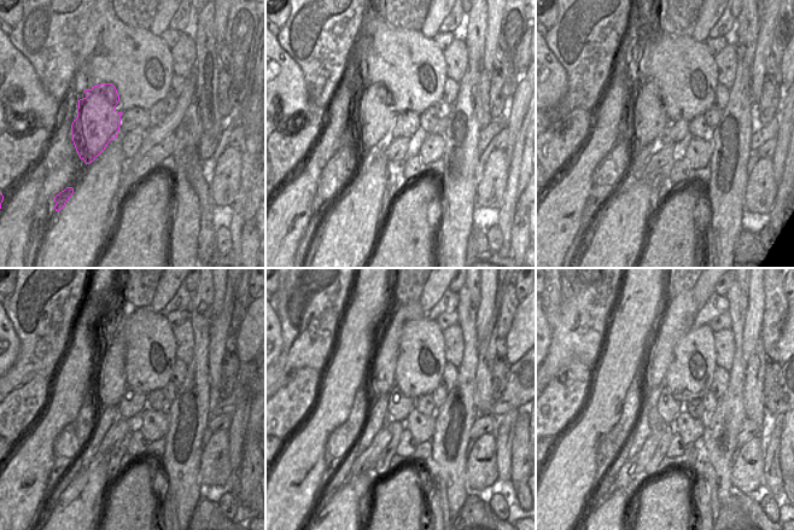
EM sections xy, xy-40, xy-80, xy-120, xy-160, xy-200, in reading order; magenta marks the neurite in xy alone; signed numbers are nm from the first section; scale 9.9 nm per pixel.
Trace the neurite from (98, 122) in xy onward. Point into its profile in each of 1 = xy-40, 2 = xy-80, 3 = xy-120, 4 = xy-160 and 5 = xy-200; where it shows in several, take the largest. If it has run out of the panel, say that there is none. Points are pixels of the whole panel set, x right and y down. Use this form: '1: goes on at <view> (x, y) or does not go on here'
1: goes on at xy-40 (371, 120)
2: goes on at xy-80 (646, 112)
3: goes on at xy-120 (109, 376)
4: goes on at xy-160 (380, 379)
5: goes on at xy-200 (679, 313)

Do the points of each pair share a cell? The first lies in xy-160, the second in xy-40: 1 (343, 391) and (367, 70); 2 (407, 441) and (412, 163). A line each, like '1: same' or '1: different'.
1: different
2: same

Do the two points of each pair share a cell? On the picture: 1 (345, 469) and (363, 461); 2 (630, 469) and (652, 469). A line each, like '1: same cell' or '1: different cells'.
1: different cells
2: different cells

